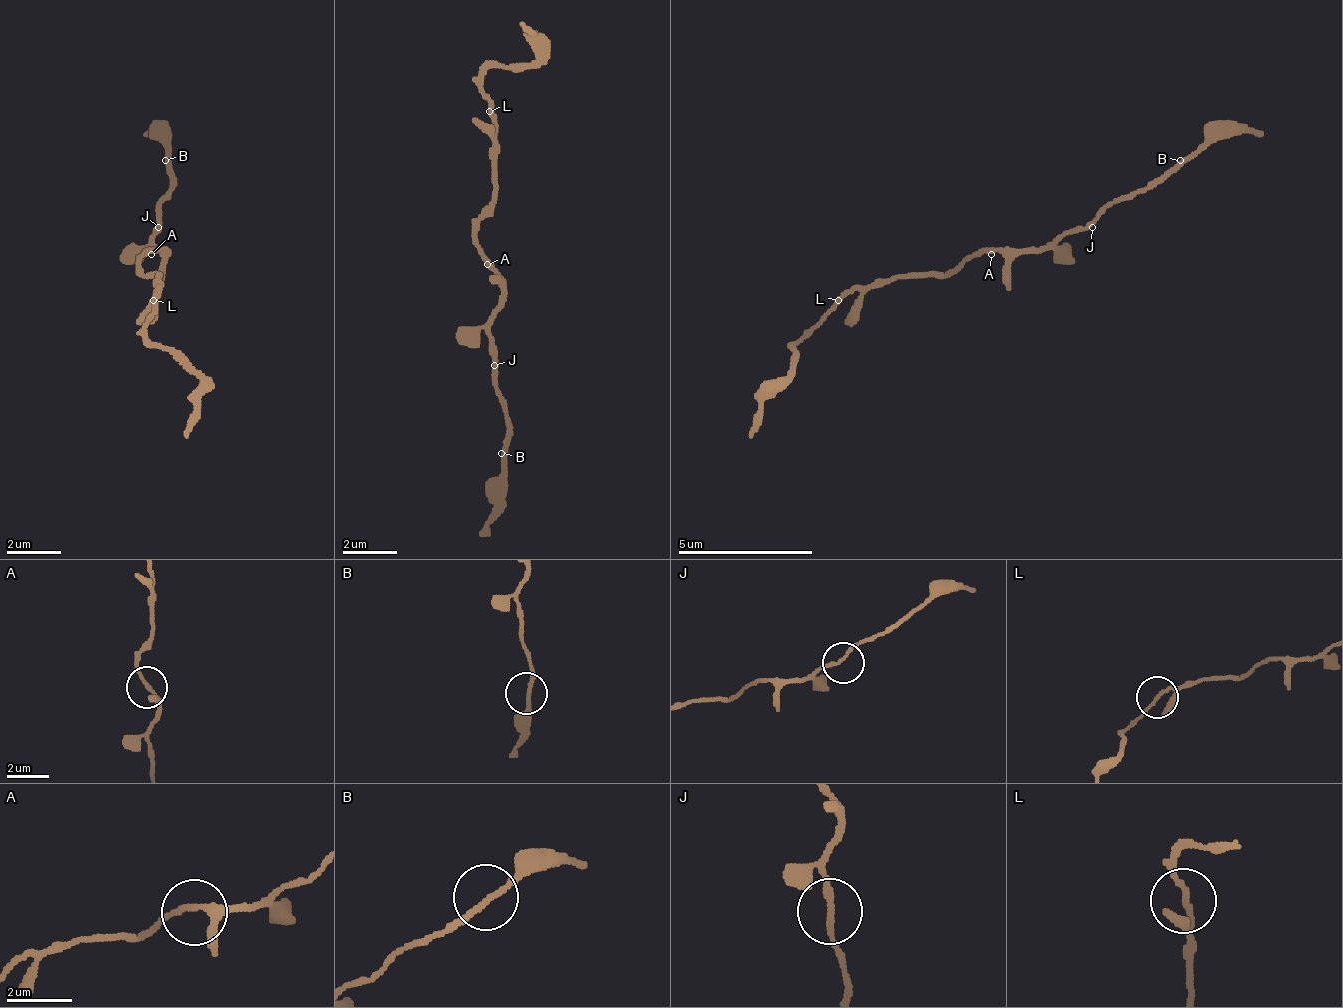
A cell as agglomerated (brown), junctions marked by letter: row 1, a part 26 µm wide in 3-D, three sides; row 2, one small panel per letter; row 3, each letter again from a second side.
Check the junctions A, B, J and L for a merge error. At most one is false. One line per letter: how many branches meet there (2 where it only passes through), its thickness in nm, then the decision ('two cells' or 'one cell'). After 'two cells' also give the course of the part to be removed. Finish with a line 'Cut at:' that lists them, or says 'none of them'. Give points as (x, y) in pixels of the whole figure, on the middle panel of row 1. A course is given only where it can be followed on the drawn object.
A: branches 3; calibre 160 nm; one cell
B: branches 2; calibre 180 nm; one cell
J: branches 2; calibre 160 nm; one cell
L: branches 3; calibre 110 nm; one cell
Cut at: none of them

